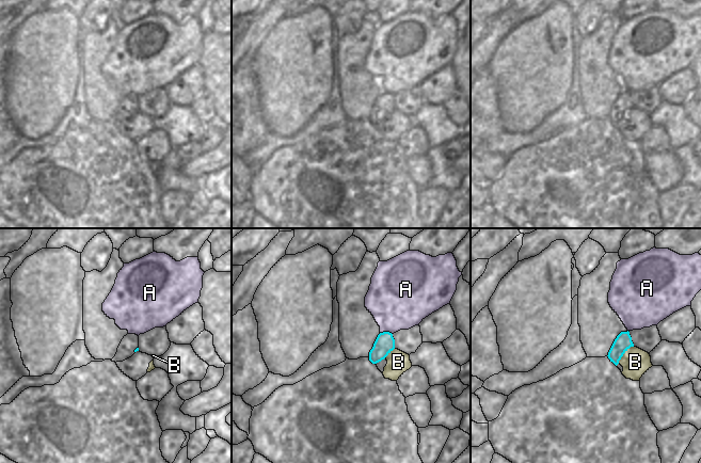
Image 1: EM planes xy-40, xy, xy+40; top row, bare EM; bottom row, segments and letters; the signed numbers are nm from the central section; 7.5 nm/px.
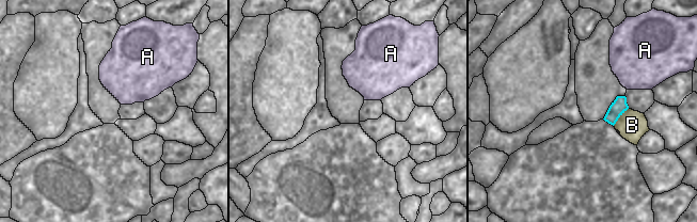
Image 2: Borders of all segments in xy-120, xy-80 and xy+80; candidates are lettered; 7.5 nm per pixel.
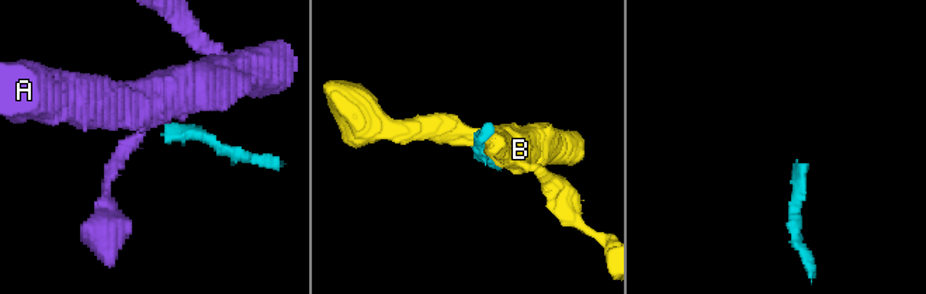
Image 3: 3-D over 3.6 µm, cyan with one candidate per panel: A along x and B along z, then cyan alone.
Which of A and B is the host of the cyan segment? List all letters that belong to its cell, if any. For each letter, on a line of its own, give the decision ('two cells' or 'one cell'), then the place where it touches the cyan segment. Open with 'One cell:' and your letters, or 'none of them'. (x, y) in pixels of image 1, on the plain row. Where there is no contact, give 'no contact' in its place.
One cell: none of them
A: two cells | xy (386, 93)
B: two cells | xy+40 (623, 114)

